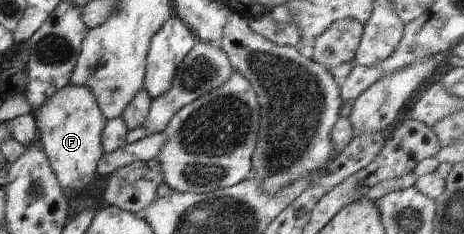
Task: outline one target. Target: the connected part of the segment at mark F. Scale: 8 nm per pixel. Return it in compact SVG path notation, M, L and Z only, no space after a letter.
M69 83L30 113L39 129L38 141L62 189L80 190L90 183L97 173L98 161L104 154L102 136L107 122L90 89Z

